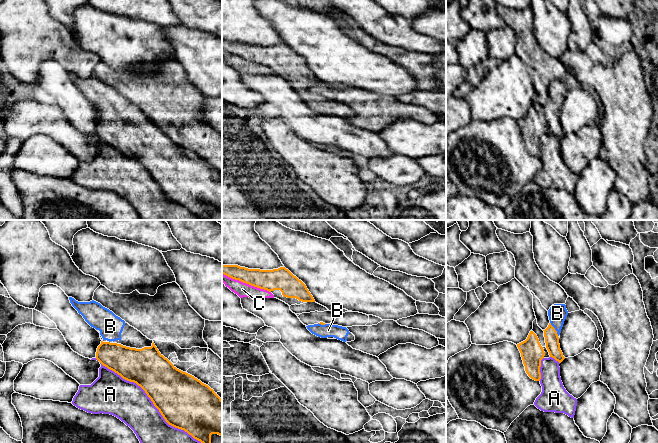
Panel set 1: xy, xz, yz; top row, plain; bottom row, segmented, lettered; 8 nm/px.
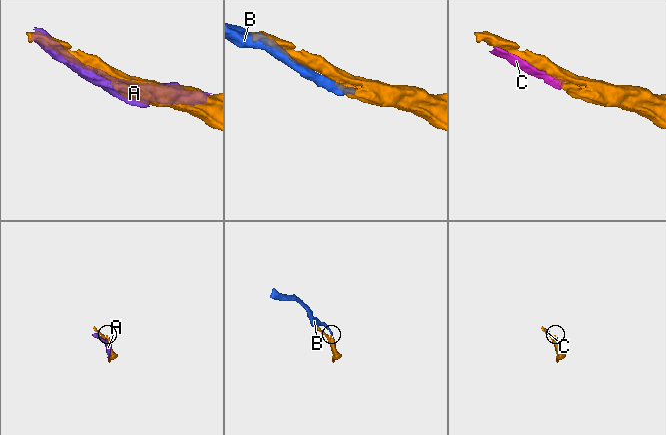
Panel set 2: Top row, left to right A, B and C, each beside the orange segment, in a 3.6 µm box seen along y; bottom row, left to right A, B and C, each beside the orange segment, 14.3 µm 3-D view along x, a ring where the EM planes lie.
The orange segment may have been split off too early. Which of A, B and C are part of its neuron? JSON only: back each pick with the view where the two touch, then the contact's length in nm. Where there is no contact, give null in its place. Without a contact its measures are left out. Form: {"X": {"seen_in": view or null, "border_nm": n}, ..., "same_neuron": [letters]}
{"B": {"seen_in": "yz", "border_nm": 130}, "same_neuron": ["B"]}

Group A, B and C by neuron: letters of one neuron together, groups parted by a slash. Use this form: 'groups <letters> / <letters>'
groups A C / B

